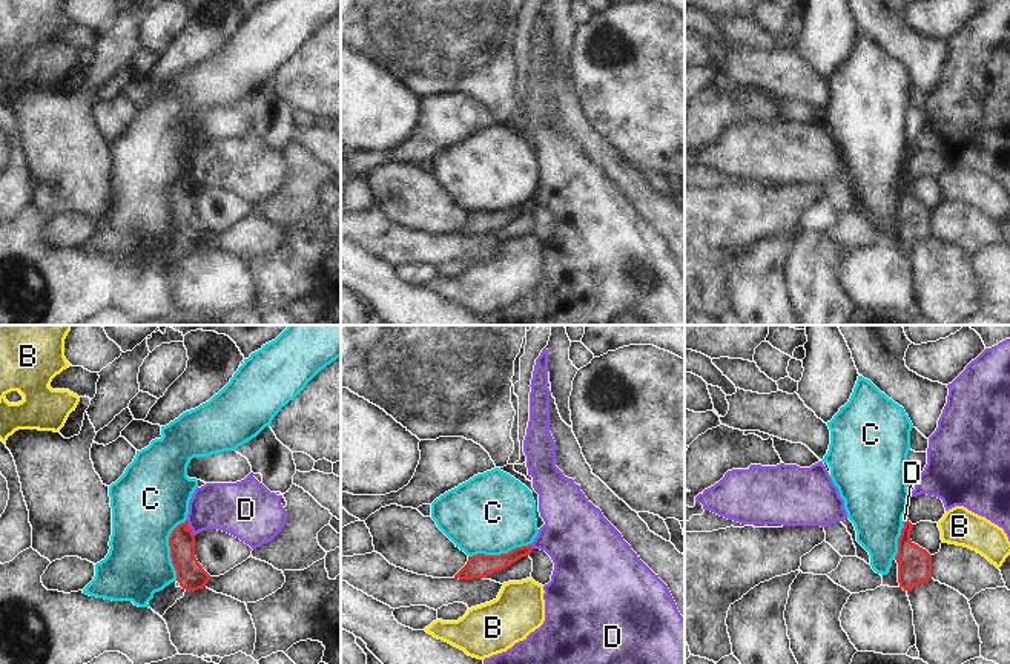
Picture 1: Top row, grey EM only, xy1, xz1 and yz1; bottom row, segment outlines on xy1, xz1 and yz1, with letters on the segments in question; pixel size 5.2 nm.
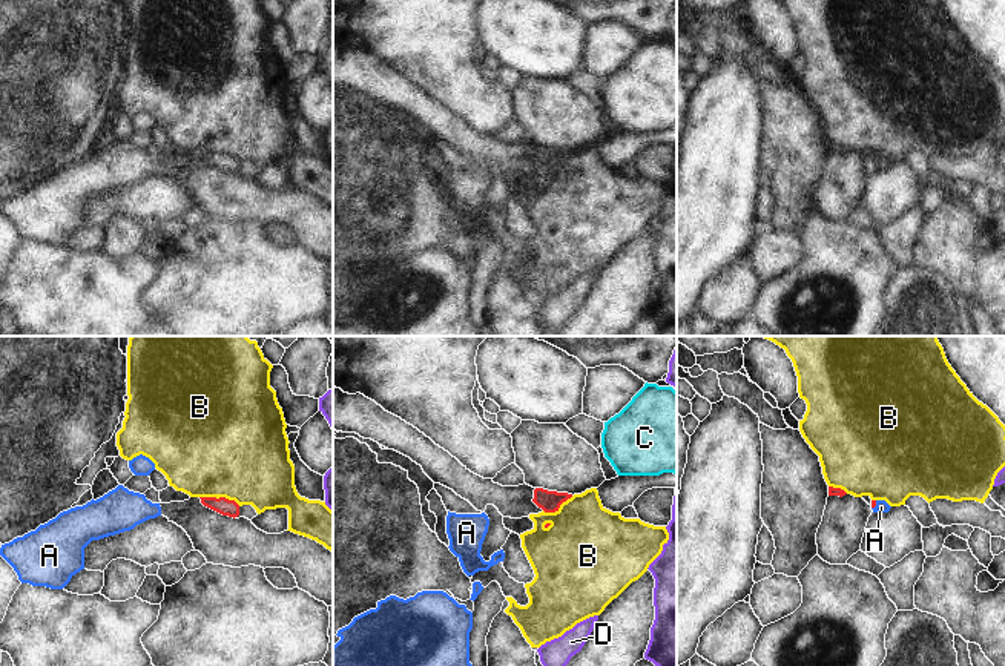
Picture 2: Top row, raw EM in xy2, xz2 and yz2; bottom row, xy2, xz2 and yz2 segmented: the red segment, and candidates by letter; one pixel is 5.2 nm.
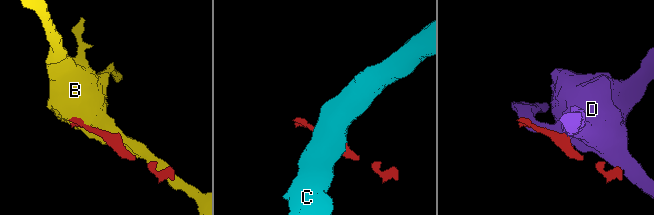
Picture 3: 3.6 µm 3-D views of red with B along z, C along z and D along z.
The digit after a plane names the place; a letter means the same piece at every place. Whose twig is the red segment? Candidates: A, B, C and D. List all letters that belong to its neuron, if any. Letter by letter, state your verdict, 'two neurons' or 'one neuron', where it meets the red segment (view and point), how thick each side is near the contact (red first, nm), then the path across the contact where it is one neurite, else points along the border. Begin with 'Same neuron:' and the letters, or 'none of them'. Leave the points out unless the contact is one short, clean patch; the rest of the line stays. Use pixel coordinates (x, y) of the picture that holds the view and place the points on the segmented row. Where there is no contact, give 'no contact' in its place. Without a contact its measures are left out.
Same neuron: A
A: one neuron; meets red in yz2 at (875, 505); 30 nm thick on the red side, 70 nm on the other; runs through yz2 (873, 502), (875, 505), (881, 507)
B: two neurons; meets red in xy2 at (220, 497); 90 nm thick on the red side, 500 nm on the other; border along xy2 (200, 496), (227, 497), (240, 505)
C: two neurons; meets red in xy1 at (171, 549); 150 nm thick on the red side, 360 nm on the other; border along xy1 (186, 519), (169, 537), (169, 557), (175, 571), (175, 580)
D: two neurons; meets red in xy1 at (189, 528); 150 nm thick on the red side, 260 nm on the other; border along xy1 (186, 520), (194, 535)

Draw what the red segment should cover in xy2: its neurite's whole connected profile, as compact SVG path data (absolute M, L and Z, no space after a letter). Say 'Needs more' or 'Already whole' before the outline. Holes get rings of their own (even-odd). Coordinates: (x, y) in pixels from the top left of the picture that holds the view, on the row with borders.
Already whole. M199 497L201 503L222 516L238 517L239 516L239 505L235 500L229 500L226 497Z

